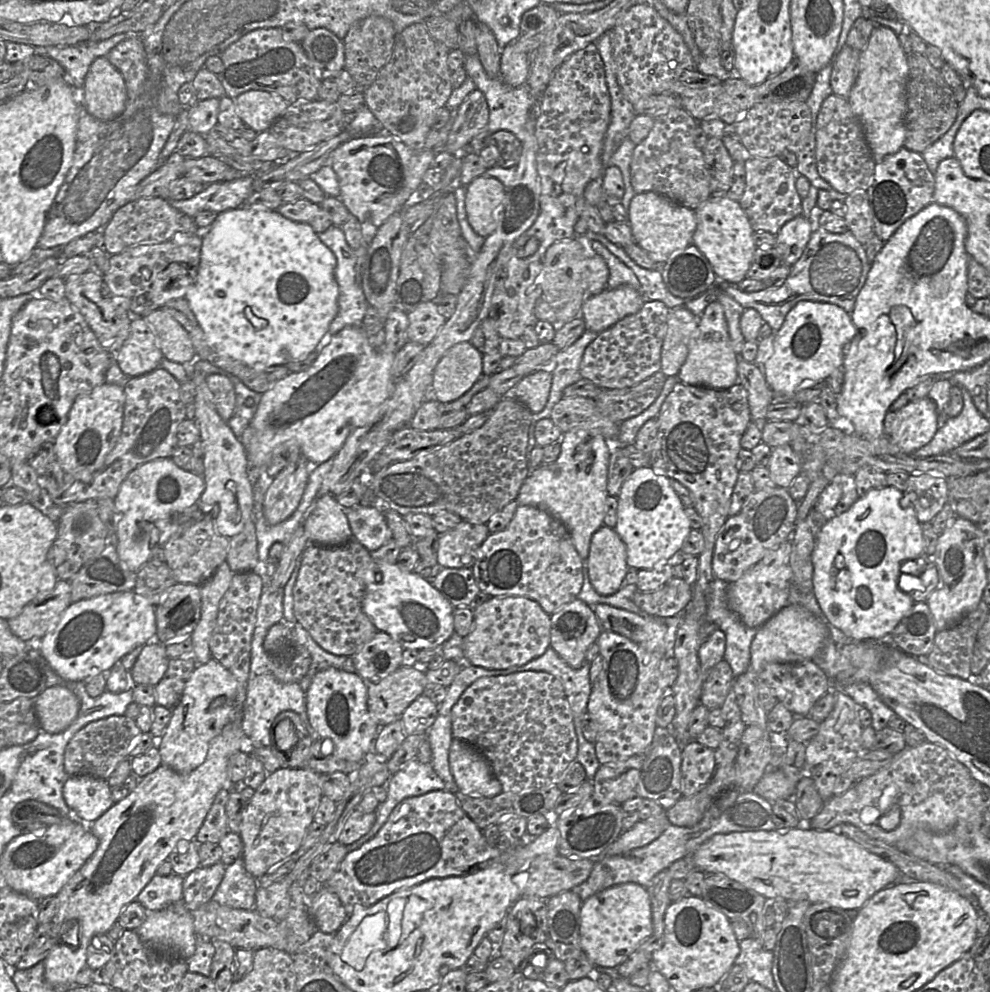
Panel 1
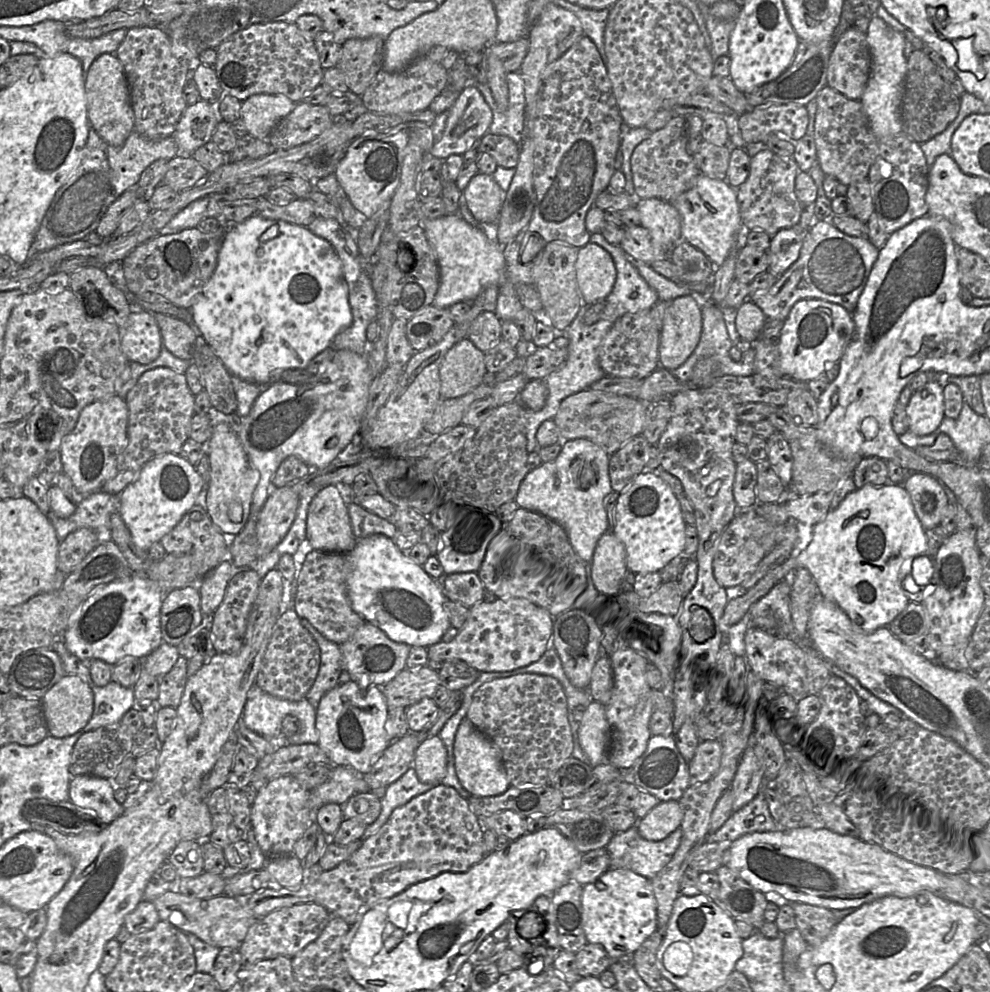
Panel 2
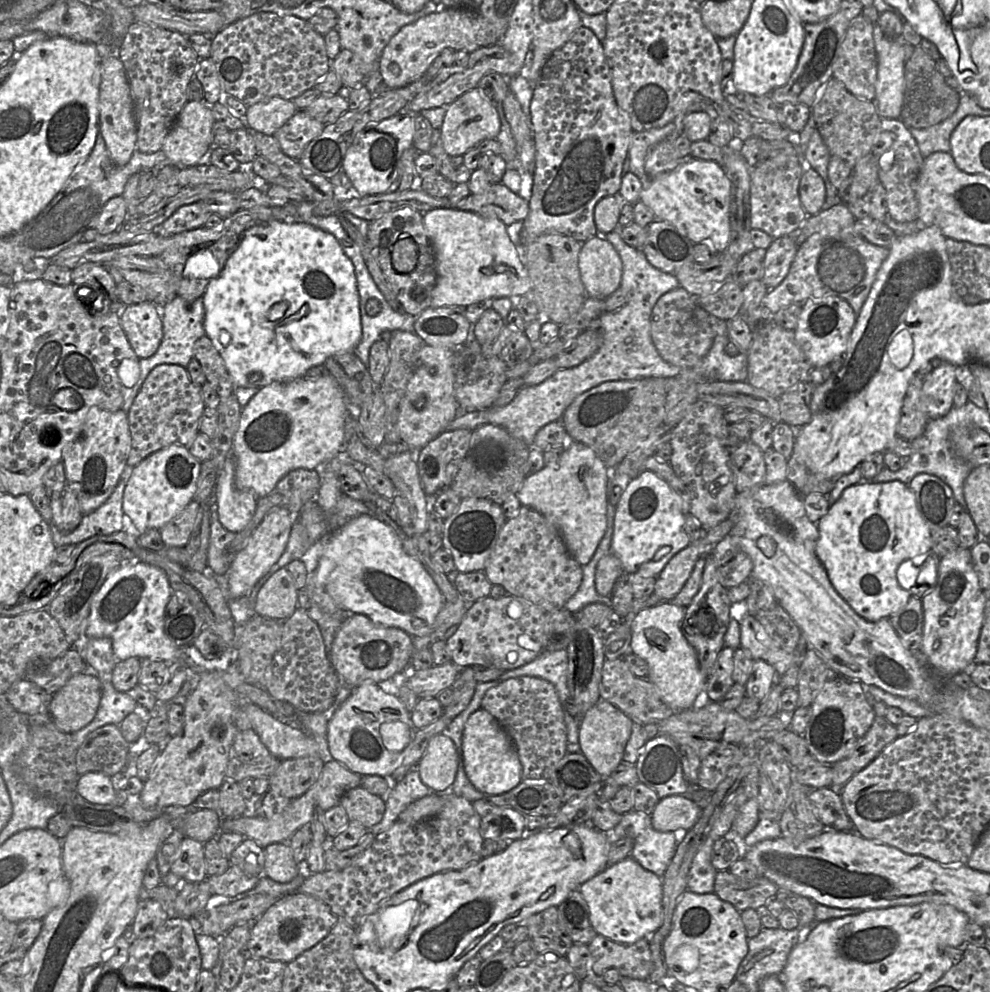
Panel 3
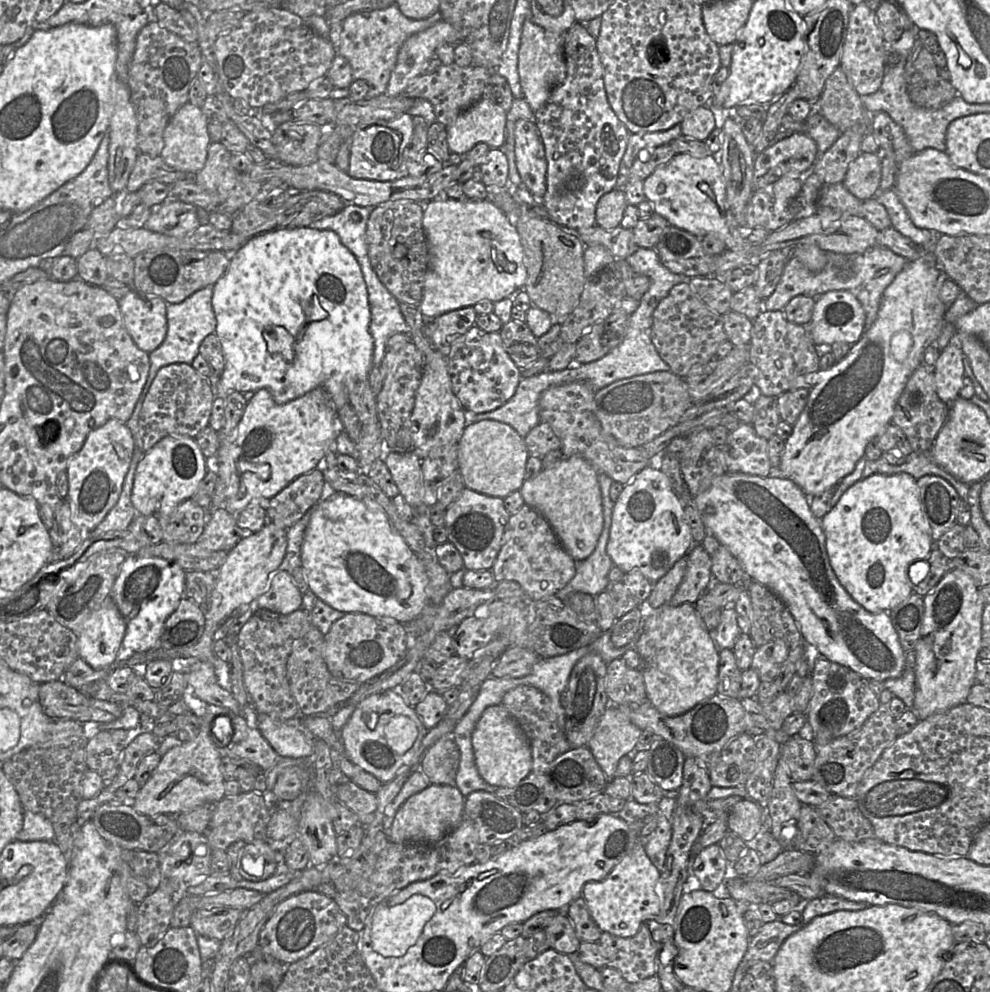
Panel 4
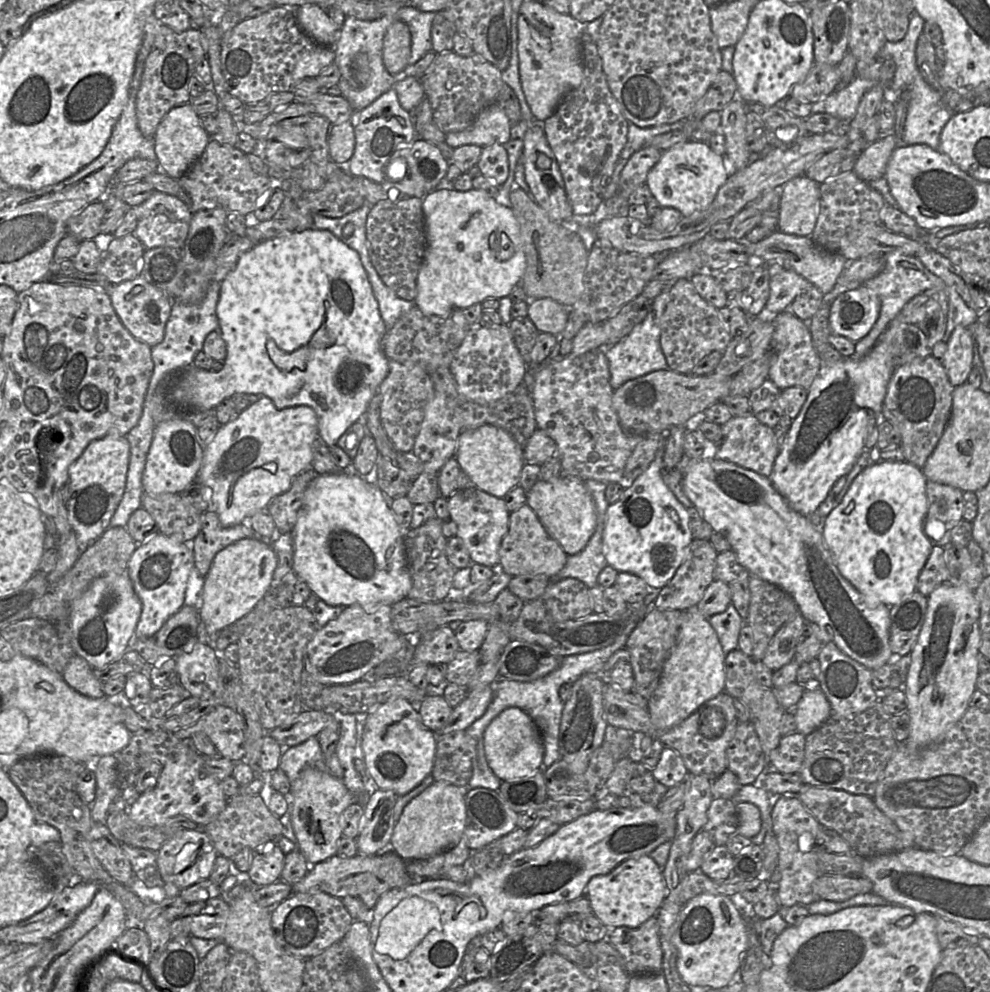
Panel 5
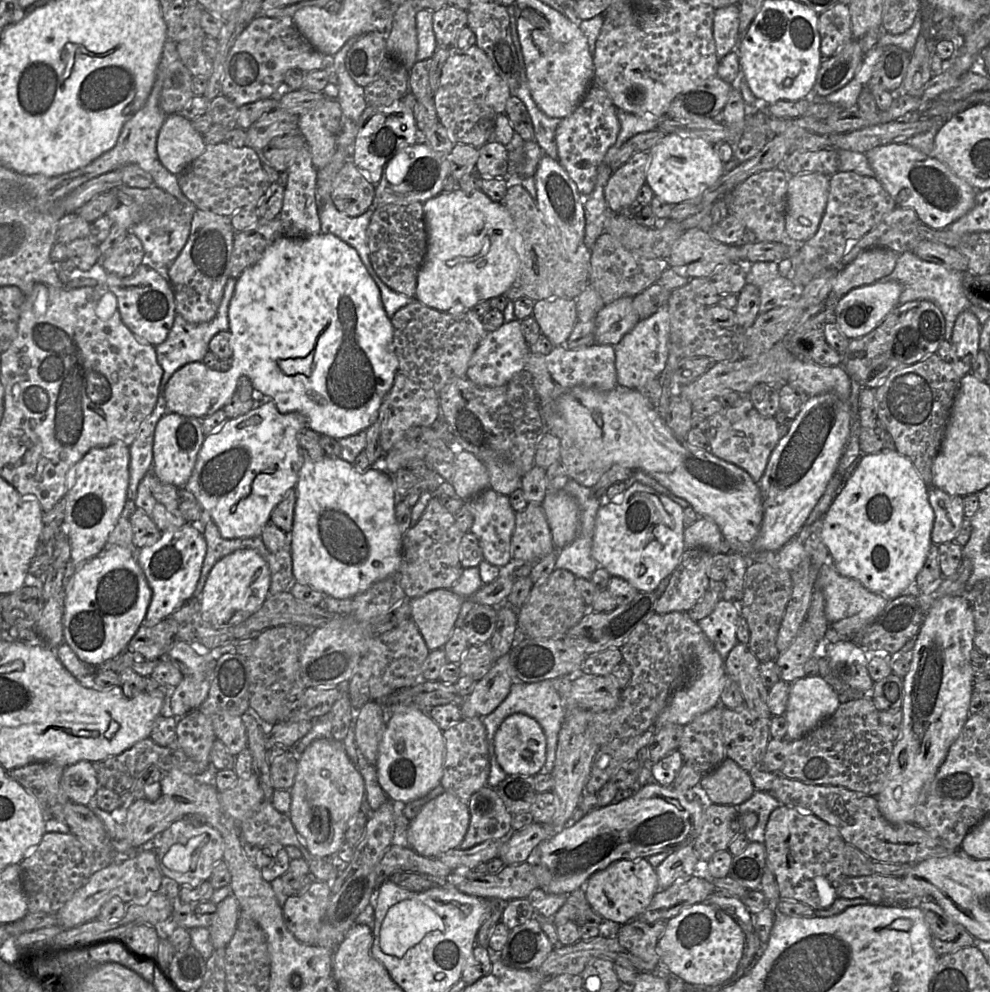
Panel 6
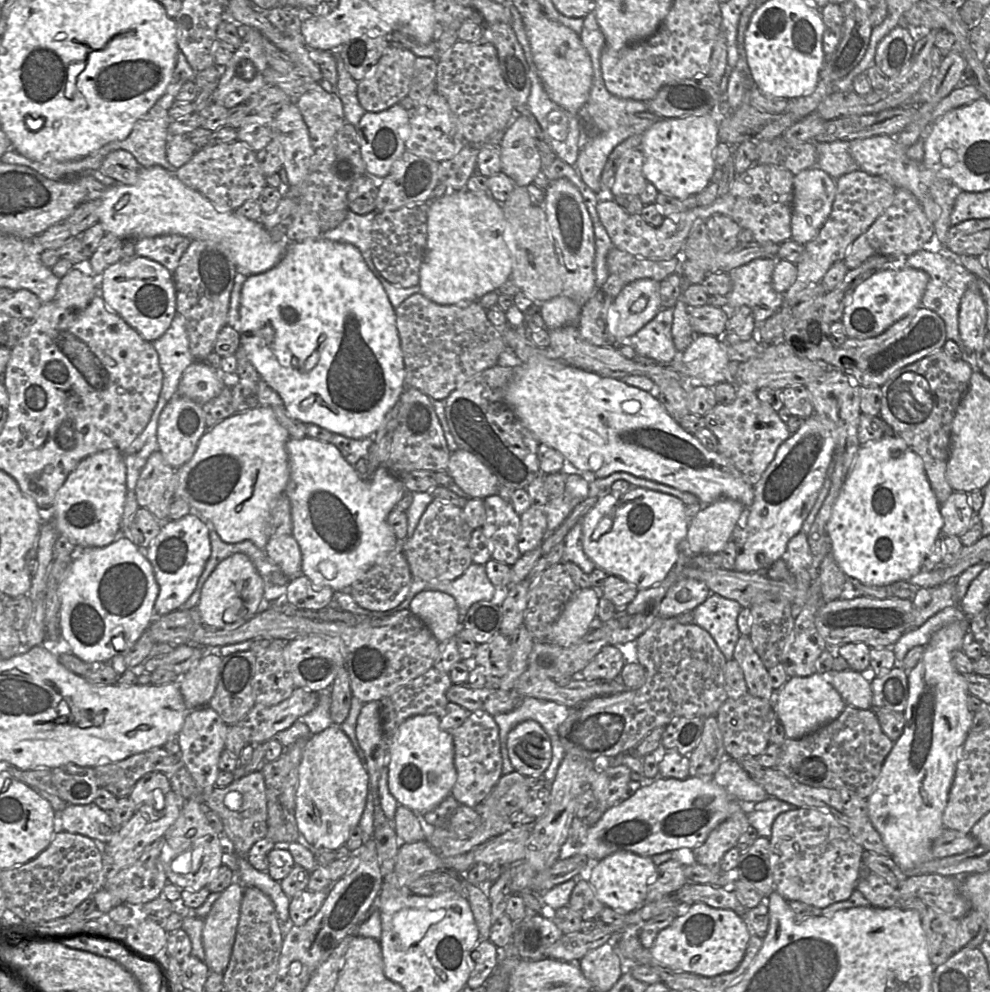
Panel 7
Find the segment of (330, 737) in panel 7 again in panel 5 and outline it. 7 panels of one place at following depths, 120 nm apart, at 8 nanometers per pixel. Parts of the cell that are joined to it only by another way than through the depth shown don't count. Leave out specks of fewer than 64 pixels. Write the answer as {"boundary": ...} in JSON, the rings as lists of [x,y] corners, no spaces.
{"boundary":[[[304,767],[290,792],[293,794],[292,827],[297,847],[306,860],[319,863],[337,854],[338,841],[342,836],[341,815],[354,803],[354,794],[345,786],[343,779],[316,767]]]}

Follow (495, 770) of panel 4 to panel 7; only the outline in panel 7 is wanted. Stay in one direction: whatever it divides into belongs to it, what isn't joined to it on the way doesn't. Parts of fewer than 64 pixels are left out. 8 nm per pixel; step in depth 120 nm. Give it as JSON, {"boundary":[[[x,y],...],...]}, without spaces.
{"boundary":[[[533,720],[516,725],[507,736],[507,751],[515,770],[523,776],[540,776],[552,759],[550,738]]]}

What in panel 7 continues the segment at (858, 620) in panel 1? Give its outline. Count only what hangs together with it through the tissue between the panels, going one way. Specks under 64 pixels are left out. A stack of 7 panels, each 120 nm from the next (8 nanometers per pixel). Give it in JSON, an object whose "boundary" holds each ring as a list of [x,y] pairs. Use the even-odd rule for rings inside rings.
{"boundary":[[[883,436],[860,446],[833,506],[827,535],[833,556],[847,577],[868,586],[885,586],[909,580],[921,571],[922,561],[940,537],[943,523],[940,503],[931,488],[922,458],[899,436]],[[896,449],[902,451],[898,458],[893,456]]]}

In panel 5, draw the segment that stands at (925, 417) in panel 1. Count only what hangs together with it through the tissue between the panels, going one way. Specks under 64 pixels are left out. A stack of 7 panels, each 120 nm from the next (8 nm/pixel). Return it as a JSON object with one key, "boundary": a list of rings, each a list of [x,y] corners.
{"boundary":[[[958,326],[951,334],[943,358],[950,383],[957,387],[967,381],[973,369],[974,341],[968,327]]]}

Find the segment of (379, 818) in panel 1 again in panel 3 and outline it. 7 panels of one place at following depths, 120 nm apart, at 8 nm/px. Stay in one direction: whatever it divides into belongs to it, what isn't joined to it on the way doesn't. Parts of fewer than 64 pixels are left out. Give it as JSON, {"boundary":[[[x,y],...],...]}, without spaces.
{"boundary":[[[416,765],[416,768],[409,770],[393,788],[388,786],[388,791],[380,796],[385,802],[385,812],[380,822],[368,831],[376,836],[389,829],[410,803],[431,793],[436,792],[422,782]]]}

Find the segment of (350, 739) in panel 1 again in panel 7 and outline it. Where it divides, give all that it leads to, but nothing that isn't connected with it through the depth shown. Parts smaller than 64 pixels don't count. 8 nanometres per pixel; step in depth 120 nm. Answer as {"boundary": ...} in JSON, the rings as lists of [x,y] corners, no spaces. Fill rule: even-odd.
{"boundary":[[[415,715],[405,720],[390,738],[388,754],[389,789],[399,804],[424,814],[452,795],[457,780],[453,738],[440,727],[440,718],[436,715]],[[431,774],[437,777],[430,780]]]}

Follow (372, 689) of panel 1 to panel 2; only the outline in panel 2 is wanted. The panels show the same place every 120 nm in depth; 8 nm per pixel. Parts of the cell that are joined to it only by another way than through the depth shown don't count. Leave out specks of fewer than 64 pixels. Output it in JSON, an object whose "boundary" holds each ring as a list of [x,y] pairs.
{"boundary":[[[426,666],[405,667],[390,682],[382,687],[388,710],[410,707],[422,698],[434,695],[440,686],[438,671]]]}

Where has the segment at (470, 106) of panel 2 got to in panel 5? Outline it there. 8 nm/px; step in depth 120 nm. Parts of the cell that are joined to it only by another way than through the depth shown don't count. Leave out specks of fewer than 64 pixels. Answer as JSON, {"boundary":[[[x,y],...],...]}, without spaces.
{"boundary":[[[493,103],[486,107],[467,129],[447,133],[445,142],[452,148],[468,144],[480,147],[491,144],[505,145],[510,138],[511,126],[505,112]]]}

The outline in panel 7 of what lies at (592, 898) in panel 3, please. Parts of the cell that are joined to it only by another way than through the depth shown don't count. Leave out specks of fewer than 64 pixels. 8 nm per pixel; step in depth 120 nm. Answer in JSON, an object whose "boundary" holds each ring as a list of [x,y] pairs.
{"boundary":[[[617,851],[599,860],[592,868],[589,883],[605,907],[631,913],[646,904],[648,885],[656,874],[656,865],[649,856],[630,851]]]}

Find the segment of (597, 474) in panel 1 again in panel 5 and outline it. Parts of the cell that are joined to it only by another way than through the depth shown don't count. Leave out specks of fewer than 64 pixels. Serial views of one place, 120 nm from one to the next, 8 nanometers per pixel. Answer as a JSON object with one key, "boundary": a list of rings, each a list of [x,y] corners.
{"boundary":[[[562,469],[562,472],[561,472],[561,474],[558,477],[552,478],[552,479],[550,479],[548,481],[538,480],[533,485],[533,487],[527,492],[526,504],[535,512],[535,514],[539,518],[541,524],[543,525],[543,527],[545,528],[545,530],[549,534],[549,536],[552,539],[554,539],[560,545],[560,547],[563,549],[563,551],[567,555],[575,555],[575,554],[581,552],[585,548],[585,546],[587,545],[589,539],[591,538],[591,536],[593,535],[593,533],[595,532],[595,529],[596,529],[596,510],[595,510],[595,505],[594,505],[594,502],[593,502],[591,494],[589,493],[589,491],[587,490],[587,488],[585,486],[585,482],[584,481],[586,481],[586,480],[582,480],[581,478],[579,478],[577,476],[564,474],[564,471]]]}

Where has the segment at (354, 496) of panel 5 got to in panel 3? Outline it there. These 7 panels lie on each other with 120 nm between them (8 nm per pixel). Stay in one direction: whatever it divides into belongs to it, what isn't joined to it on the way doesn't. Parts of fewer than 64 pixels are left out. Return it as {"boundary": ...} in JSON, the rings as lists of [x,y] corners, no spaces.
{"boundary":[[[368,514],[355,517],[327,536],[320,557],[323,556],[335,563],[324,587],[342,609],[400,628],[411,637],[432,631],[445,600],[421,563],[405,552],[389,525]]]}

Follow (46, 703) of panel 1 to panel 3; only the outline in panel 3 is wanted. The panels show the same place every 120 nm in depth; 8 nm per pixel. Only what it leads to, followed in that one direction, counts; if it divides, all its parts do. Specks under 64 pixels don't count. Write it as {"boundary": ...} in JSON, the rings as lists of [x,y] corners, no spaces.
{"boundary":[[[79,673],[52,695],[49,713],[57,728],[68,734],[87,726],[95,717],[101,698],[101,682],[95,675]]]}

